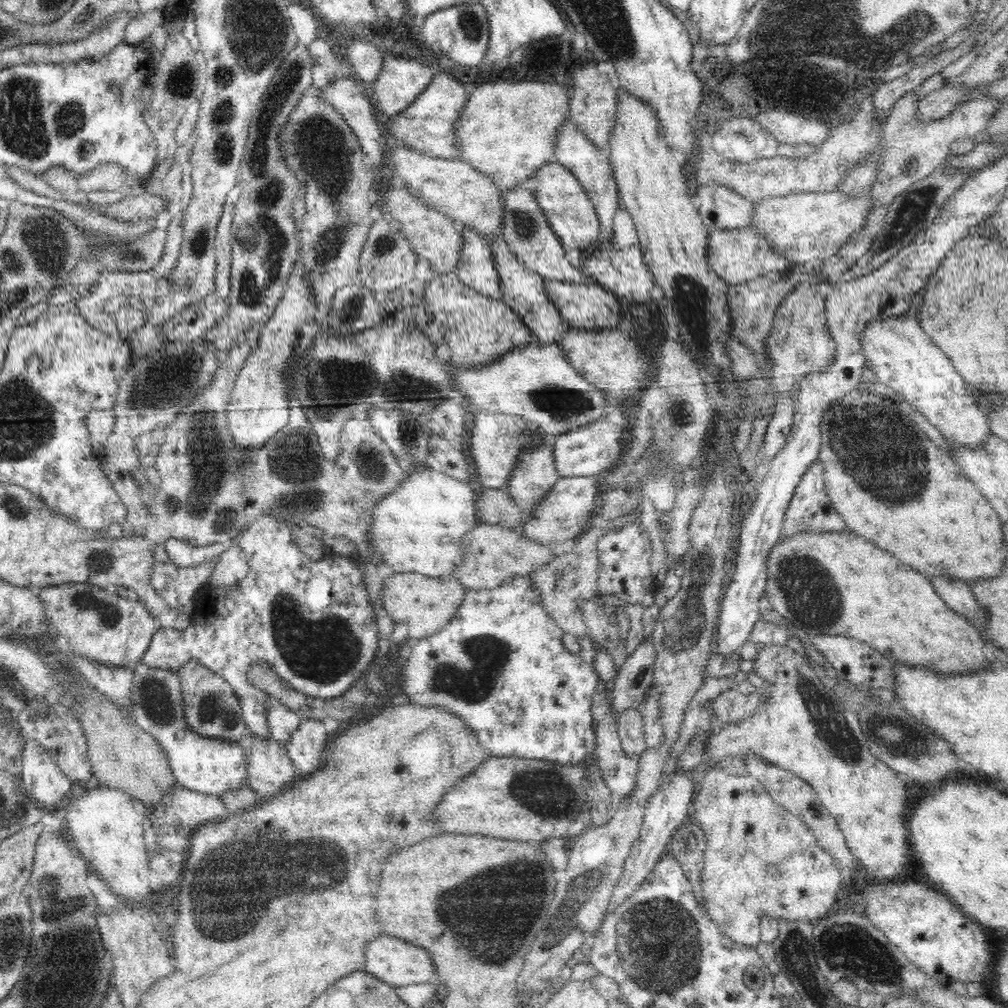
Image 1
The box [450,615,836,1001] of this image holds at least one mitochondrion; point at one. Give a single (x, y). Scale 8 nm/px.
(659, 944)

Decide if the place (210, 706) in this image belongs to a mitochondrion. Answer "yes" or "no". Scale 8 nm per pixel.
yes

